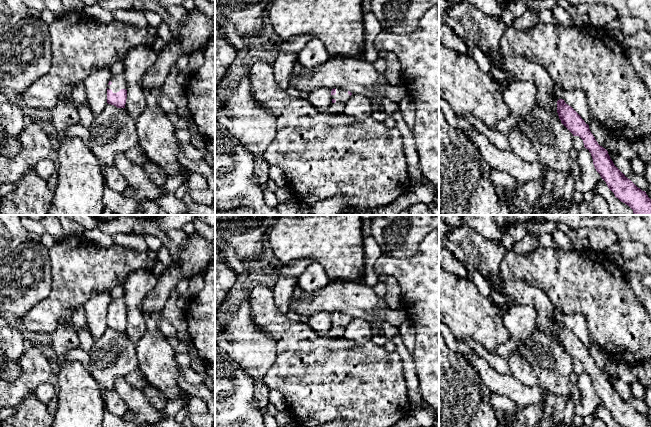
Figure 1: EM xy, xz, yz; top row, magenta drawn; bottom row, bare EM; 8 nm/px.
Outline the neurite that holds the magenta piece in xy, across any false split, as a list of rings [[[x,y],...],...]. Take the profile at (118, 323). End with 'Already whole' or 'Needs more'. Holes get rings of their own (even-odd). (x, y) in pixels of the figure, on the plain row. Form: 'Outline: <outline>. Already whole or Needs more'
Outline: [[[124,296],[111,301],[107,310],[107,327],[117,332],[125,332],[127,323]]]. Needs more

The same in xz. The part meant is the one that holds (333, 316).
Outline: [[[334,312],[331,315],[331,321],[332,321],[332,327],[335,326],[340,326],[340,327],[346,327],[346,325],[350,322],[350,320],[352,319],[352,317],[350,315],[348,315],[345,312]]]. Needs more

